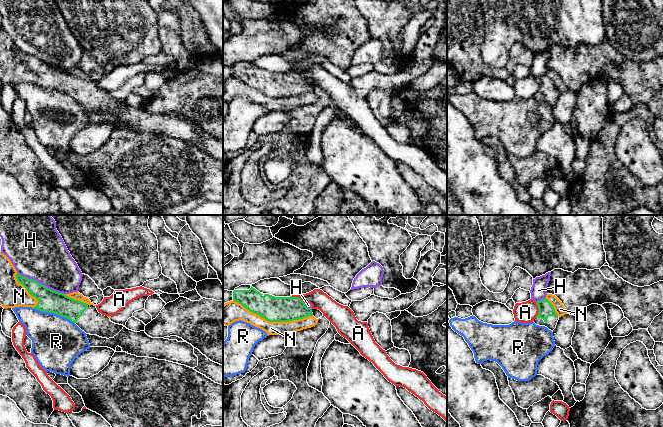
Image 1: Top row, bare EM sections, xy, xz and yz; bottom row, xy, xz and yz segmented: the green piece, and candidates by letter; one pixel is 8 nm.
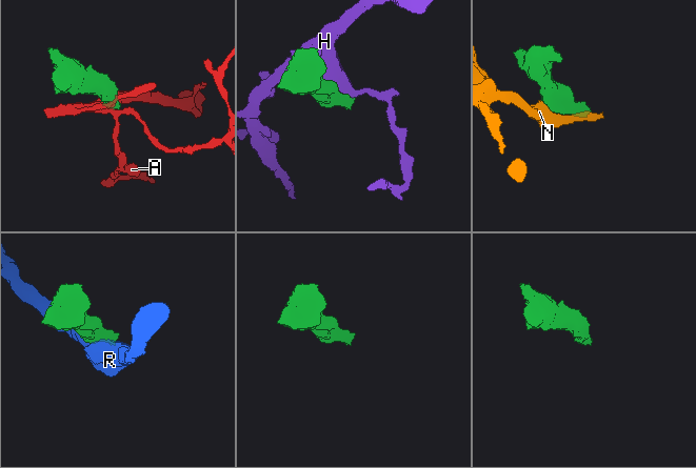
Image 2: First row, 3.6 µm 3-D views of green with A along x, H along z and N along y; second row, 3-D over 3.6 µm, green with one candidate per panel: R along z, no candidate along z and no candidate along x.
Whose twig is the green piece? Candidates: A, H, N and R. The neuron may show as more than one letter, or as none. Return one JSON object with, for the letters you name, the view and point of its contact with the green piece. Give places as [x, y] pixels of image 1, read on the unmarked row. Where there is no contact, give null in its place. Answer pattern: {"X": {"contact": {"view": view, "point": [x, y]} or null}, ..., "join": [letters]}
{"join": []}

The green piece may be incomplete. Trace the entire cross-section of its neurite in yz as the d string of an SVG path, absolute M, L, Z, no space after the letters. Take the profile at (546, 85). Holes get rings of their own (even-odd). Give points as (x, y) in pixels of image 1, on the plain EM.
M546 74L536 78L536 80L539 88L533 98L536 101L545 102L549 106L553 107L559 96L559 92L555 88L553 81Z

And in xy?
M18 49L15 52L18 59L22 60L28 69L38 76L35 85L65 93L86 110L109 115L114 114L125 103L111 98L110 94L99 89L94 81L83 79L63 69L53 67Z

